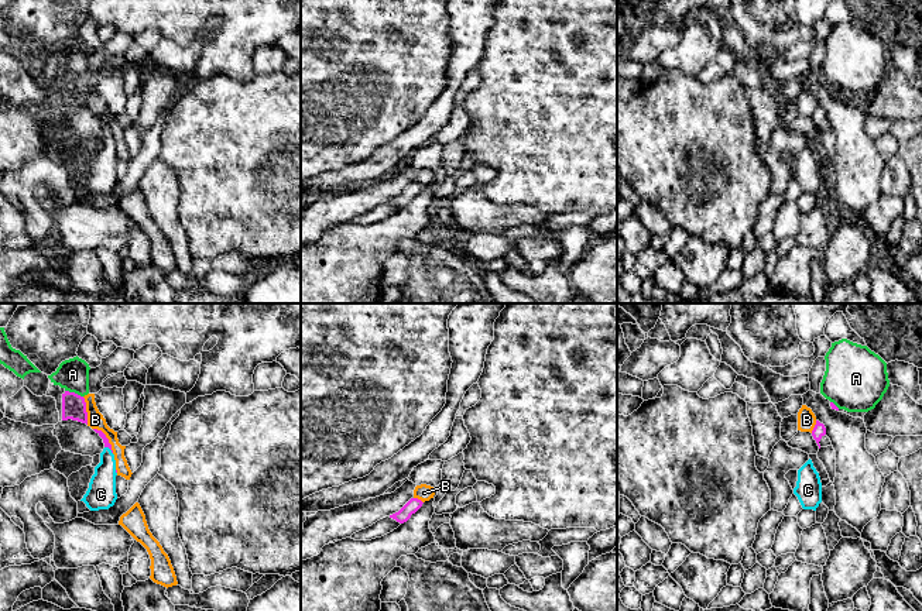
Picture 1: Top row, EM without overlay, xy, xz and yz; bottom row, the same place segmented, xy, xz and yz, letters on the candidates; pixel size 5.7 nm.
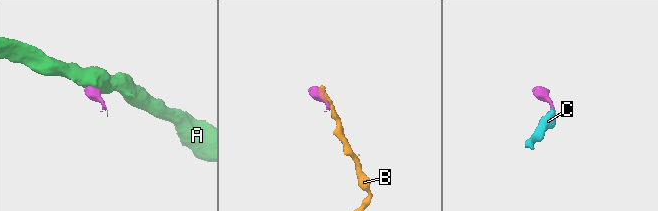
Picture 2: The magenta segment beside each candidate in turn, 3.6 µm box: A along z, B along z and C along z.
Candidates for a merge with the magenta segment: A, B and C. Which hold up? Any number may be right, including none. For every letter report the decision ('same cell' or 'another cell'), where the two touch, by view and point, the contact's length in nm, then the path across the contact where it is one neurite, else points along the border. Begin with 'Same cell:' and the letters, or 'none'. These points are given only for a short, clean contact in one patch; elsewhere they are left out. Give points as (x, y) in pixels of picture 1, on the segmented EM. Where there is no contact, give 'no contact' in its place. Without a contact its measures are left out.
Same cell: C
A: another cell | xy (74, 392) | 110 nm | along xy (65, 390), (82, 397)
B: another cell | xy (106, 438) | 180 nm | along xy (93, 428), (105, 435), (113, 452)
C: same cell | xy (109, 448) | 60 nm | across xy (102, 435), (109, 448), (102, 488)

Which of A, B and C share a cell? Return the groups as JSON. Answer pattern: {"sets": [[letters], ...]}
{"sets": [["A"], ["B"], ["C"]]}

